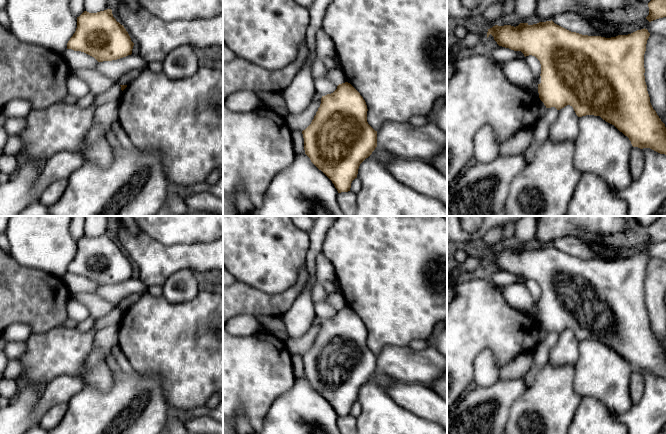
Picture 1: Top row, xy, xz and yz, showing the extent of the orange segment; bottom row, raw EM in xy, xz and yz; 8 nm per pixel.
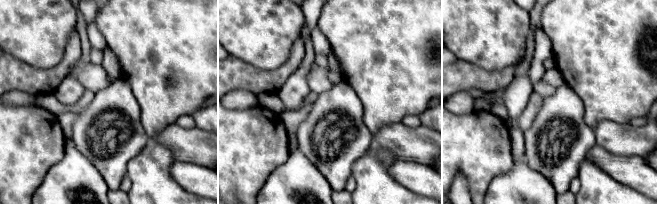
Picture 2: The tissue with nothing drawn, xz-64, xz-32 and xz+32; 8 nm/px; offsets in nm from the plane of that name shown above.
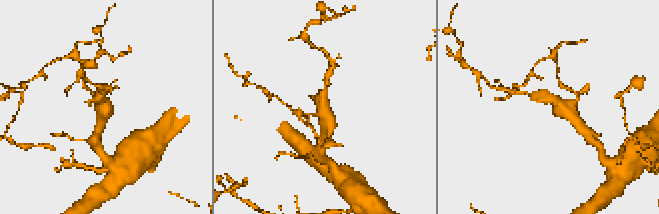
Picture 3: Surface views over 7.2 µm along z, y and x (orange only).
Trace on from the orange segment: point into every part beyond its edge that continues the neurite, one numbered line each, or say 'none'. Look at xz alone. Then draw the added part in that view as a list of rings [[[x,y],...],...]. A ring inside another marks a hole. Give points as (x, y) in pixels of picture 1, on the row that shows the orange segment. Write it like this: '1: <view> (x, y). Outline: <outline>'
none

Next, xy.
1: xy (125, 79). Outline: [[[139,69],[128,71],[120,76],[120,78],[117,80],[117,83],[120,85],[128,85],[133,80],[135,80],[142,72],[143,70]]]

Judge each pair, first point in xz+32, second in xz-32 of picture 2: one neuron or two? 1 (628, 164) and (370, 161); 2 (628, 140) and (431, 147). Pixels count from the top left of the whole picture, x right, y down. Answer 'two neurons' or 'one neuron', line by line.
1: two neurons
2: one neuron

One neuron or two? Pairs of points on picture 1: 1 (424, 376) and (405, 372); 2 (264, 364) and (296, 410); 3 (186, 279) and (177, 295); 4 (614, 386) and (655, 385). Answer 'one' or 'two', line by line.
1: one
2: two
3: one
4: two

